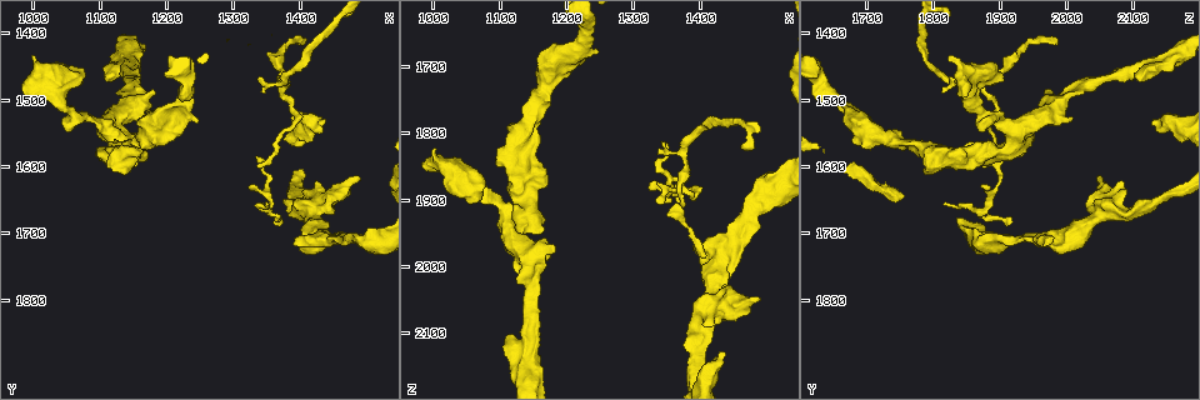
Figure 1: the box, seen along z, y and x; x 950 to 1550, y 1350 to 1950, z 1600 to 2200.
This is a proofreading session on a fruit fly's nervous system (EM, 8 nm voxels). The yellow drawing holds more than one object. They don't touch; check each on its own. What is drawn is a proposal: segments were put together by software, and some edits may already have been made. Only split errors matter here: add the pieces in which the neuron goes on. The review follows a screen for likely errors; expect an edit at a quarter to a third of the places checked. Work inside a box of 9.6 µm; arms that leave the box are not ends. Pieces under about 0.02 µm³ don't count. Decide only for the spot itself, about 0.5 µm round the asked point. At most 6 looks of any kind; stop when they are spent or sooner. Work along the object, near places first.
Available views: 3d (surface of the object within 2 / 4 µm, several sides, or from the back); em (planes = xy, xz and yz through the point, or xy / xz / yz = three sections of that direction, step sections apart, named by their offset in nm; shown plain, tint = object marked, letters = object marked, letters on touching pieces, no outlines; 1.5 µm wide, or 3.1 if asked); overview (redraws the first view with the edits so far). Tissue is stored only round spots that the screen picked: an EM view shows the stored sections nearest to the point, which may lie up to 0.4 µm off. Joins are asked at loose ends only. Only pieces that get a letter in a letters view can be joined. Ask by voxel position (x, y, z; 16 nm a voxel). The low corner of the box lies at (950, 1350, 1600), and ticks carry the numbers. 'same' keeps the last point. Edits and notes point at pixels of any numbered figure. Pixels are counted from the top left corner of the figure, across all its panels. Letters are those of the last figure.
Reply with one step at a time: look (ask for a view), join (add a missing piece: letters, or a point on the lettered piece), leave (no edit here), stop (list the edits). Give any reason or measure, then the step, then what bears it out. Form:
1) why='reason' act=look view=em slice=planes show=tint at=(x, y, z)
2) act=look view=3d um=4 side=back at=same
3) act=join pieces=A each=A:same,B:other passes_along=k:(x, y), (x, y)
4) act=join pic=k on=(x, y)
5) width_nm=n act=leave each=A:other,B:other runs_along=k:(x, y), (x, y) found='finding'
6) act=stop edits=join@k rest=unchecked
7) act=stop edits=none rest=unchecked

why='branch stops here' act=look view=3d um=4 at=(1365, 1685, 1915)

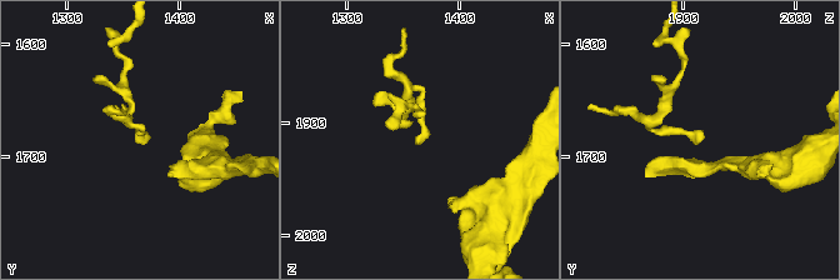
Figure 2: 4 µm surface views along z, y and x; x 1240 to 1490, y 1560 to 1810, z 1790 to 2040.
act=look view=em slice=planes show=plain at=(1364, 1684, 1916)

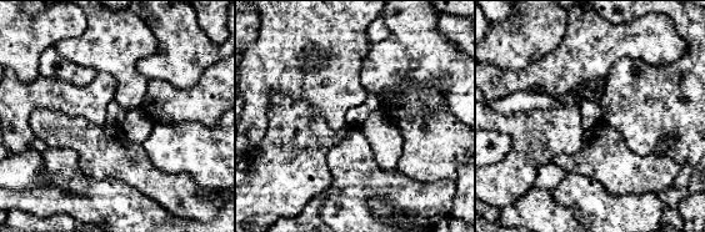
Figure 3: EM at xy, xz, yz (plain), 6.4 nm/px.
act=look view=em slice=planes show=letters at=same

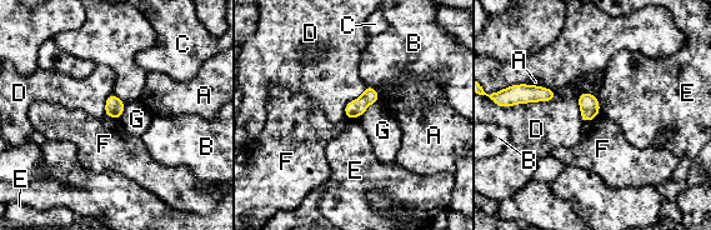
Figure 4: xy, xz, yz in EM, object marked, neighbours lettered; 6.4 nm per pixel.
width_nm=120 act=leave each=A:other,B:other,C:other,D:other,E:other,F:other,G:other border=4:(600, 114), (584, 124) found='no lettered piece goes on from it'

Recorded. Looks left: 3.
why='stops while still wide' act=look view=3d um=4 at=(1440, 1530, 2130)

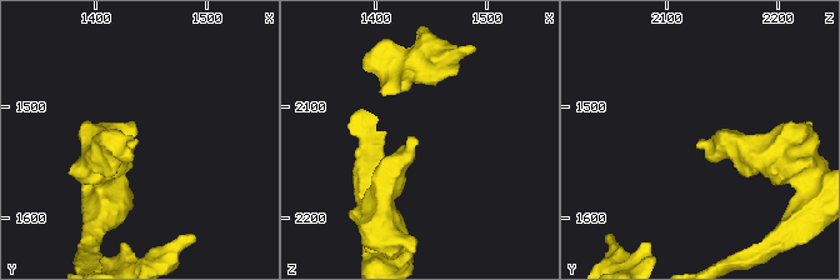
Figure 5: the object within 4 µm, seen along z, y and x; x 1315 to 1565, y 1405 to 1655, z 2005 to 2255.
why='now the EM' act=look view=em slice=planes show=plain at=(1436, 1528, 2132)

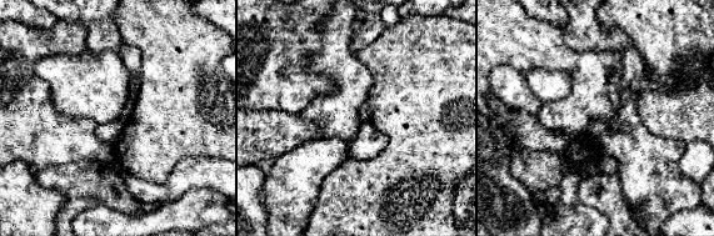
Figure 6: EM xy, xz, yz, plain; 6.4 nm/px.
act=look view=em slice=planes show=letters at=same

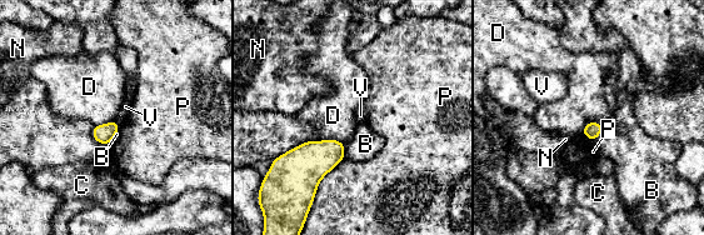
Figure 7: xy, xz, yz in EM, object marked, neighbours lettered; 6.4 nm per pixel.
act=leave each=B:other,C:other,D:other,N:other,P:other,V:other border=7:(315, 140), (338, 139), (344, 144) found='none of them fits'

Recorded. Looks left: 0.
act=stop edits=none rest=unchecked

